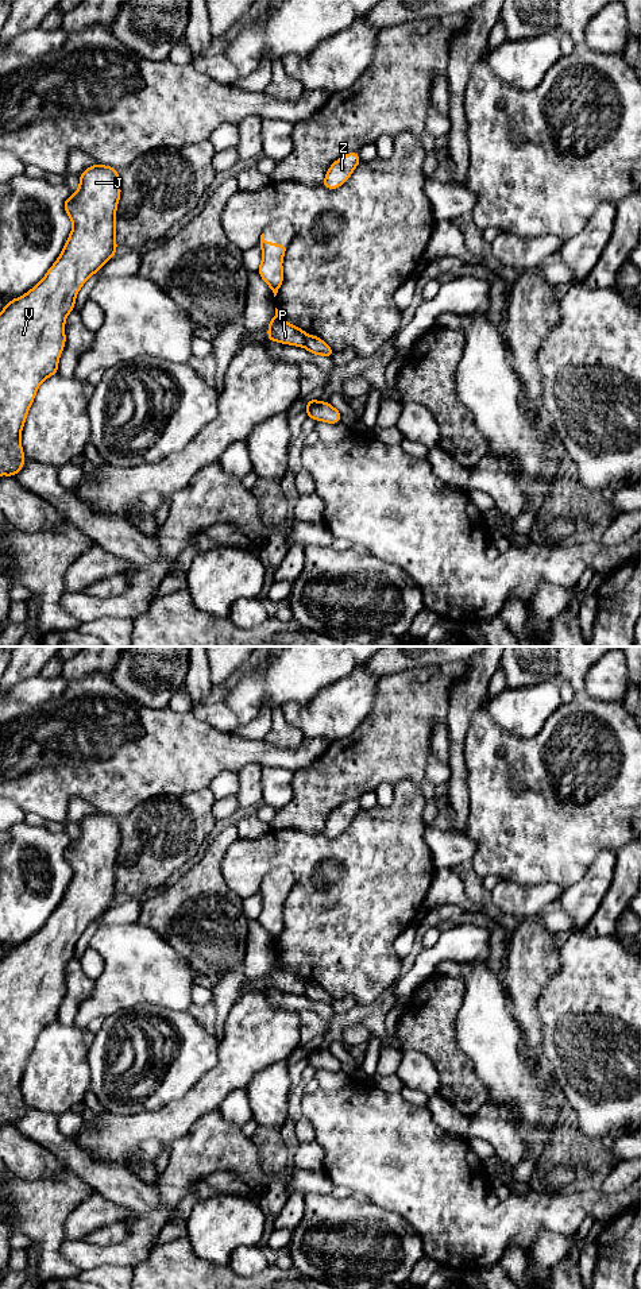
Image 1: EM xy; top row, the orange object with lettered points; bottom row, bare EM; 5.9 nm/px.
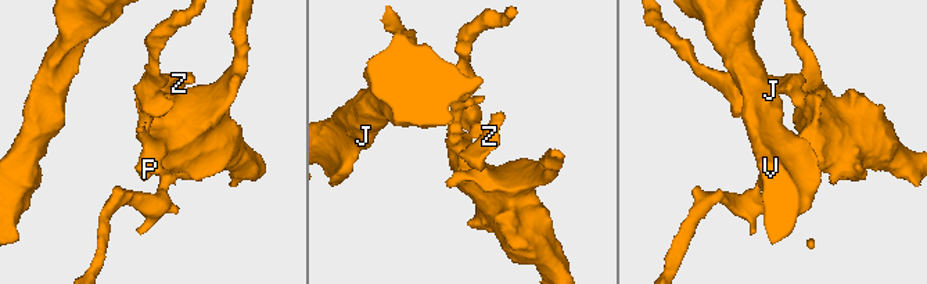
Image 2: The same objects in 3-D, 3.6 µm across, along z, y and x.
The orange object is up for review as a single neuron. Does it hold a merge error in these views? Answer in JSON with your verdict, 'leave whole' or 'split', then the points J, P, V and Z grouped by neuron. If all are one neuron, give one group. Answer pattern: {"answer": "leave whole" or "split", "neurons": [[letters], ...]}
{"answer": "split", "neurons": [["J", "V"], ["P", "Z"]]}

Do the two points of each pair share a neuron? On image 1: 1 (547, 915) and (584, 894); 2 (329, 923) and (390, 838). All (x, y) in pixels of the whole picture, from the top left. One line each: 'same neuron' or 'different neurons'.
1: different neurons
2: same neuron

